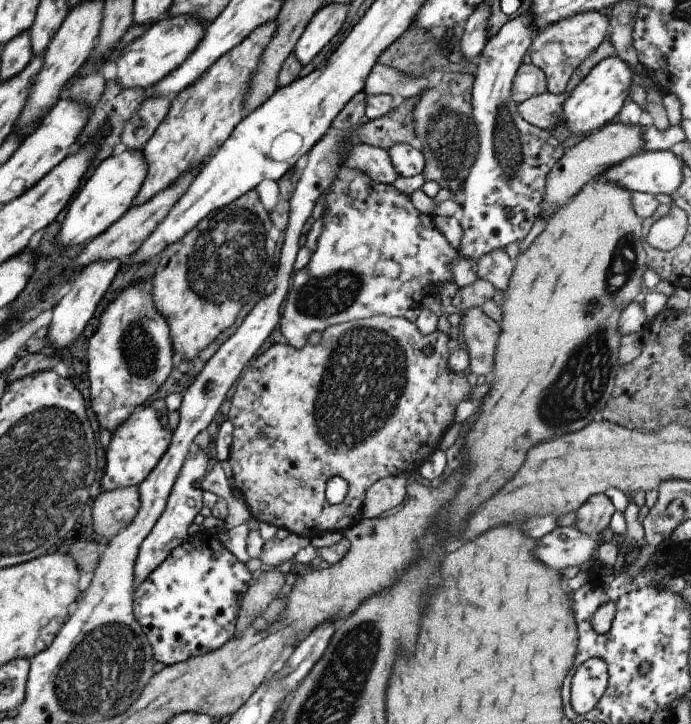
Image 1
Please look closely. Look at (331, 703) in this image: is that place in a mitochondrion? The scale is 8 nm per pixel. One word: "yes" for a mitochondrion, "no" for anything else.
yes

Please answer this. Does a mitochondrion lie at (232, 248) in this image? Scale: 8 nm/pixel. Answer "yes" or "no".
yes

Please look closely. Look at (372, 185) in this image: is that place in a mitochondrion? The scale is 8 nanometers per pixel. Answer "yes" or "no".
no

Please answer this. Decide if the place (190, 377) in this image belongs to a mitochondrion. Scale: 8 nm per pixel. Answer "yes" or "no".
no

